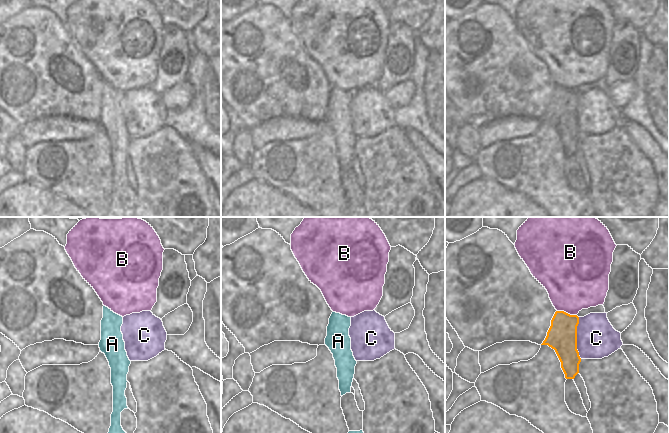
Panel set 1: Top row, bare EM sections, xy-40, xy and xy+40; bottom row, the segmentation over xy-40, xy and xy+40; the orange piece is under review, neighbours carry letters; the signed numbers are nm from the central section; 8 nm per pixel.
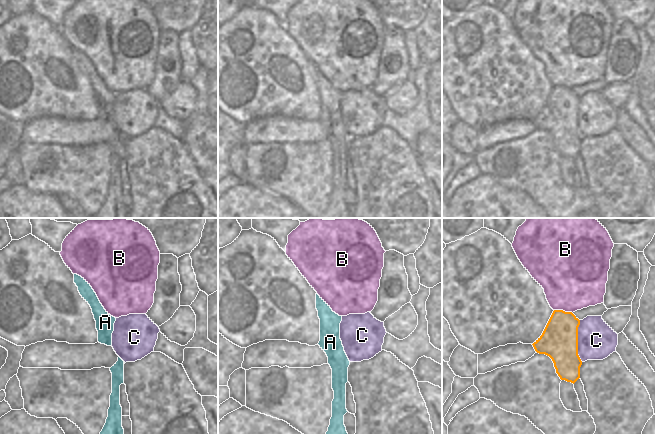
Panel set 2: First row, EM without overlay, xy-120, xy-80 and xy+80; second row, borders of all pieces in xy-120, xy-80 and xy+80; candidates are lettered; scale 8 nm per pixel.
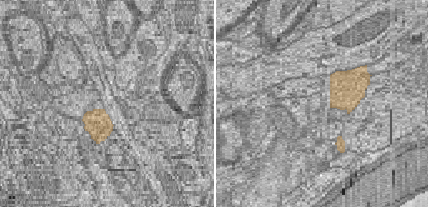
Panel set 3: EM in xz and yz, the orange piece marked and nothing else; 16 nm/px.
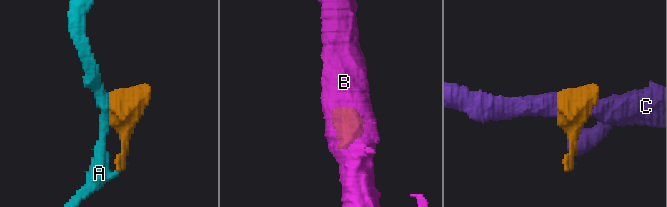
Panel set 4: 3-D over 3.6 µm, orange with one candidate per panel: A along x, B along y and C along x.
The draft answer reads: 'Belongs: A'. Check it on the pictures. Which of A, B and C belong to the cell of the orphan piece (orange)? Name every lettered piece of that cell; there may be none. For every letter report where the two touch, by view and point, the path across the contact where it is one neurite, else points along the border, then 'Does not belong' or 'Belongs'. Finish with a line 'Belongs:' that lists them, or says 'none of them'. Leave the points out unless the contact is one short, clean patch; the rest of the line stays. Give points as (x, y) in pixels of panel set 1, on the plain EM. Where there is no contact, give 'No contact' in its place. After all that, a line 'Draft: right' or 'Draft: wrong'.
A: No contact. Belongs
B: Touches orange at xy+40 (567, 89). Does not belong
C: Touches orange at xy+40 (576, 114). Does not belong
Belongs: A
Draft: right

